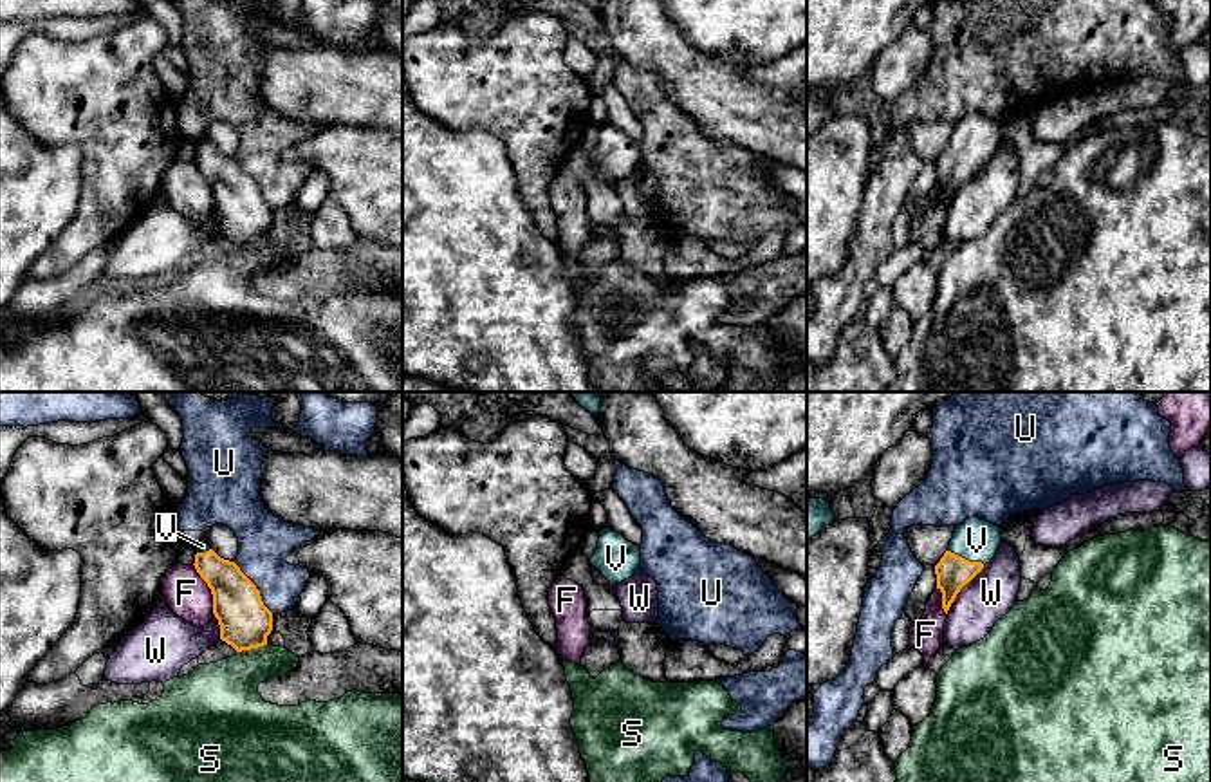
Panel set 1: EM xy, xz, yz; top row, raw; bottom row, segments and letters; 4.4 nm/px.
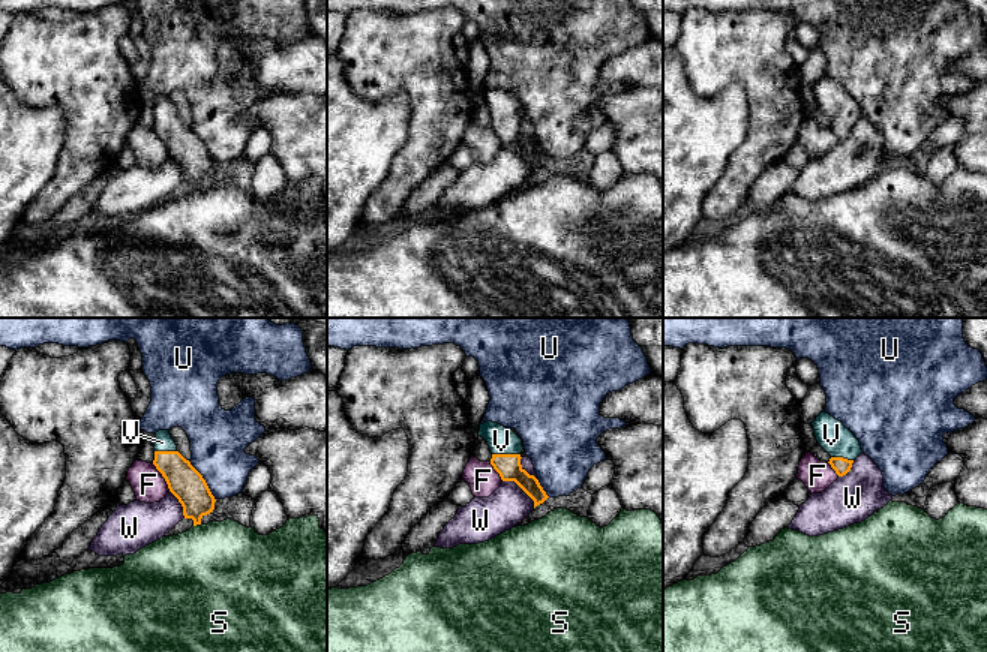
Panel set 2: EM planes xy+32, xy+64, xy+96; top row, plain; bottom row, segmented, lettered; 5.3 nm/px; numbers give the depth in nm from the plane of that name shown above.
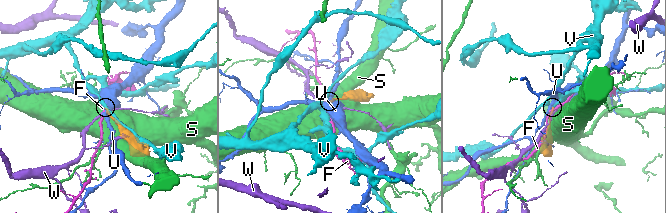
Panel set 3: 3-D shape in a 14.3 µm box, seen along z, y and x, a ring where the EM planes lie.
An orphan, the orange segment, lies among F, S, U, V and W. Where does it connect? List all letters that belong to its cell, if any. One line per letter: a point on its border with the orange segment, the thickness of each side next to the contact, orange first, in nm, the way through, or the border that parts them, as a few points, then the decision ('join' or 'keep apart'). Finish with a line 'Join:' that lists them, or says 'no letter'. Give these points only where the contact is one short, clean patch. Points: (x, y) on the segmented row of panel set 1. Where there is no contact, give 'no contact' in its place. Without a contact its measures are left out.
F: meets orange in xy at (212, 591); 220 nm thick on the orange side, 190 nm on the other; border along xy (194, 564), (210, 589), (212, 613), (215, 616); keep apart
S: meets orange in xy at (251, 647); 220 nm thick on the orange side, 300 nm on the other; keep apart
U: meets orange in xy at (255, 587); 220 nm thick on the orange side, 240 nm on the other; keep apart
V: meets orange in yz at (964, 558); 150 nm thick on the orange side, 190 nm on the other; runs through yz (953, 571), (964, 558), (977, 540); join
W: meets orange in yz at (961, 587); 150 nm thick on the orange side, 220 nm on the other; border along yz (984, 566), (961, 589), (946, 613); keep apart
Join: V

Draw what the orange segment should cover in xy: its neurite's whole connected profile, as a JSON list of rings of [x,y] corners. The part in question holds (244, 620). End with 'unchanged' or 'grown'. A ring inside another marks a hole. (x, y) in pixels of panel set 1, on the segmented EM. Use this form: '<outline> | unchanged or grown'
[[[206,542],[195,547],[195,569],[213,594],[213,614],[220,639],[236,652],[267,645],[273,612],[263,605],[256,585],[235,562],[220,558]]] | grown

